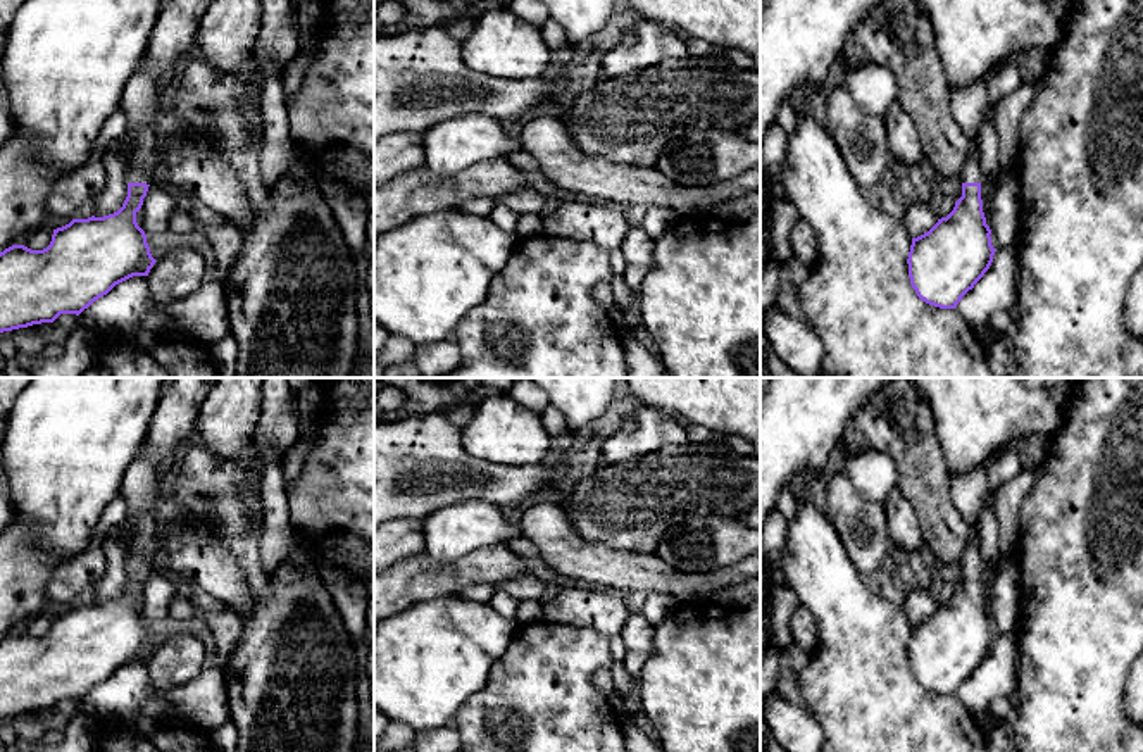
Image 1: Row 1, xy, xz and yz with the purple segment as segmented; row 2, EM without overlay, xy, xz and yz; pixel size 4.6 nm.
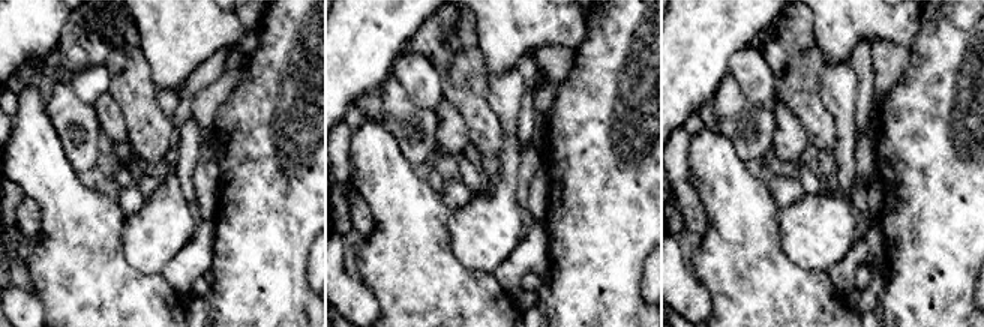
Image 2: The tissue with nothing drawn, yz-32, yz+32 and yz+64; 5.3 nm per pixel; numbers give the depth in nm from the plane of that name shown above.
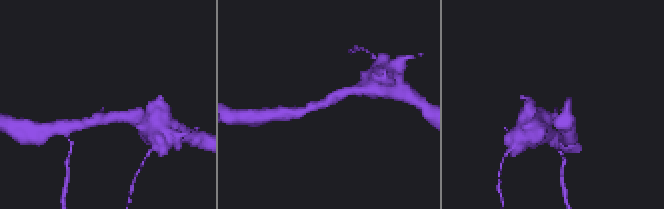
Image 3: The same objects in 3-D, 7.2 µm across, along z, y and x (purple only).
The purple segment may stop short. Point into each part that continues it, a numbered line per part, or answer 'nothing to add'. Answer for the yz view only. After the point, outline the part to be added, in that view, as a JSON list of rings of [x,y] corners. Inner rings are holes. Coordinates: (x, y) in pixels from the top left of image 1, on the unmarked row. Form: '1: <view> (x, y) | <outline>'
1: yz (968, 490) | [[[986,466],[960,474],[952,474],[950,495],[957,509],[964,514],[967,524],[971,526],[971,540],[964,550],[964,555],[960,557],[962,569],[981,569],[983,566],[976,528],[979,523],[986,492]]]

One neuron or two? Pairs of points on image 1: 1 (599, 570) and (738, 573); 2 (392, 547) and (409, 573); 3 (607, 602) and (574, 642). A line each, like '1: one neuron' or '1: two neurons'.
1: one neuron
2: two neurons
3: two neurons

